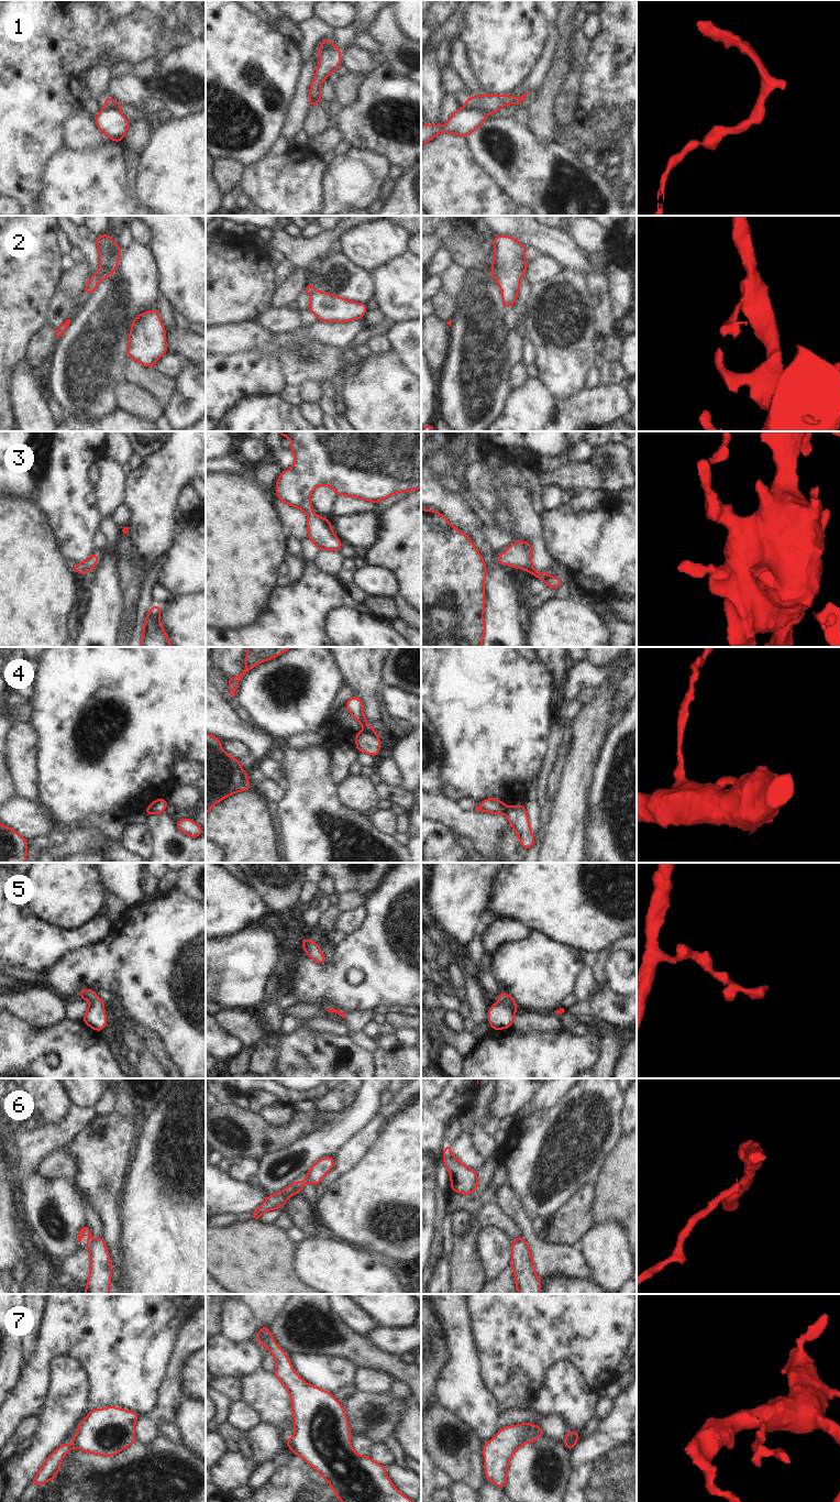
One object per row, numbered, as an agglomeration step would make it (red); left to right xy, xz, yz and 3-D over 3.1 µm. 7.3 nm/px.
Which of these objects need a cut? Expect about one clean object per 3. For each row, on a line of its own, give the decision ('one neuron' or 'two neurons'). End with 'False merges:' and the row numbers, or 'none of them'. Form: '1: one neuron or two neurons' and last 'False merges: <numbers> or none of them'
1: two neurons
2: two neurons
3: one neuron
4: two neurons
5: one neuron
6: two neurons
7: two neurons
False merges: 1, 2, 4, 6, 7

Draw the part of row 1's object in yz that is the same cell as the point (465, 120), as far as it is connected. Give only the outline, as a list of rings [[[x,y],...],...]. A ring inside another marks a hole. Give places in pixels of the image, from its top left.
[[[465,105],[453,112],[445,125],[423,123],[421,125],[421,145],[433,140],[441,132],[467,138],[485,121],[486,114],[484,112]]]

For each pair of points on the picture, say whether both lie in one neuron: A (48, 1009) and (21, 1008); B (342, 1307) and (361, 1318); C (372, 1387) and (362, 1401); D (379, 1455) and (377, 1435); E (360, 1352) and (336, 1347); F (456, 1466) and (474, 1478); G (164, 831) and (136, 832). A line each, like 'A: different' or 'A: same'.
A: same
B: same
C: different
D: different
E: same
F: same
G: different

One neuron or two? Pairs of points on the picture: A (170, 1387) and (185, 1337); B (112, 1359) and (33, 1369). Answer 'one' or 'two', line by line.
A: one
B: one

